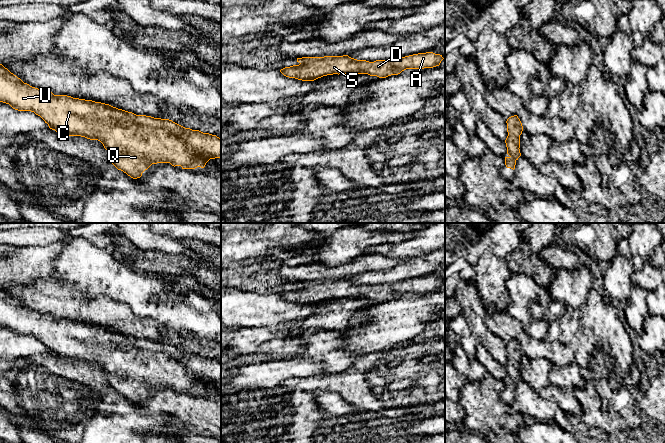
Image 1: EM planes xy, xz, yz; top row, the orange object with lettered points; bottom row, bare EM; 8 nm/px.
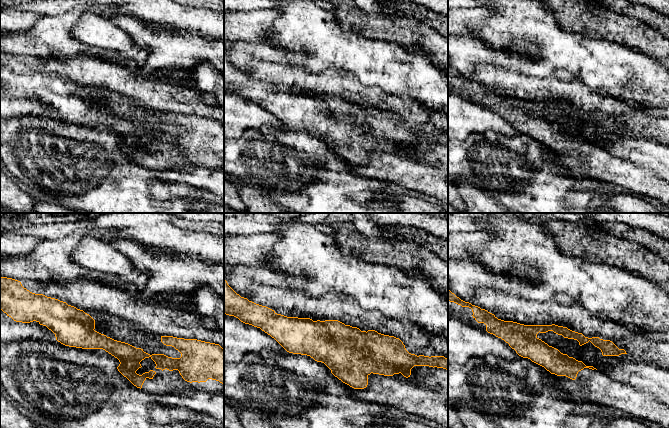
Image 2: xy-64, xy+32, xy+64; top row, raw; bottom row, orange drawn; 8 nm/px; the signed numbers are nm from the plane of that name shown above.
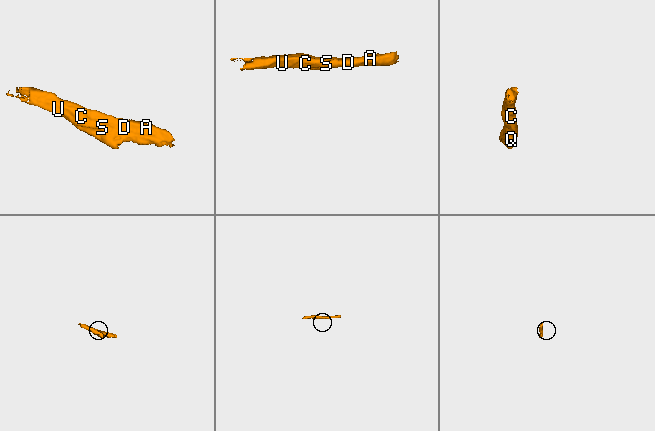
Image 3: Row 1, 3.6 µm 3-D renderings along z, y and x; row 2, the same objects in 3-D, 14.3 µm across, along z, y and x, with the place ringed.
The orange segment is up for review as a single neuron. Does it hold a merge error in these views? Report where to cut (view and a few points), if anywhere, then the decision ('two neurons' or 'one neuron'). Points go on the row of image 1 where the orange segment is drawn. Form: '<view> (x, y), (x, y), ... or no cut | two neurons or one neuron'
no cut | one neuron

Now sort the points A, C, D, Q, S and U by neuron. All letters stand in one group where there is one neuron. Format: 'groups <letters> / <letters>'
groups A C D Q S U

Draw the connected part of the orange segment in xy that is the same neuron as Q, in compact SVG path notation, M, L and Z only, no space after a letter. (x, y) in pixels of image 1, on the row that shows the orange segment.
M0 64L0 102L9 104L18 111L31 111L40 116L49 128L68 136L81 136L100 141L108 151L108 159L118 169L133 179L140 178L152 164L170 163L182 169L204 168L210 159L221 158L221 139L216 135L185 128L172 120L136 115L109 104L73 98L67 95L54 95L51 91L41 90L24 83Z

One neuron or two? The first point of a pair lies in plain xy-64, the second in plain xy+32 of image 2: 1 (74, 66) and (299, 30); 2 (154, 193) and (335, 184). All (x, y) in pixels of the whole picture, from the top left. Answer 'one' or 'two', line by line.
1: two
2: one

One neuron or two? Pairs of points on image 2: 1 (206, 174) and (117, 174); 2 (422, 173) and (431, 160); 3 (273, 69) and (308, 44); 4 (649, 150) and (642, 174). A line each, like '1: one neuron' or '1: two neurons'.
1: two neurons
2: two neurons
3: two neurons
4: two neurons

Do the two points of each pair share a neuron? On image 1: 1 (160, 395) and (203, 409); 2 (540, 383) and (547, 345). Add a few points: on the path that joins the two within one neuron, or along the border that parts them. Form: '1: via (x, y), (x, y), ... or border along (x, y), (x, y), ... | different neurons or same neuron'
1: via (171, 402), (178, 406), (192, 409) | same neuron
2: via (540, 374), (540, 356), (542, 354) | same neuron

